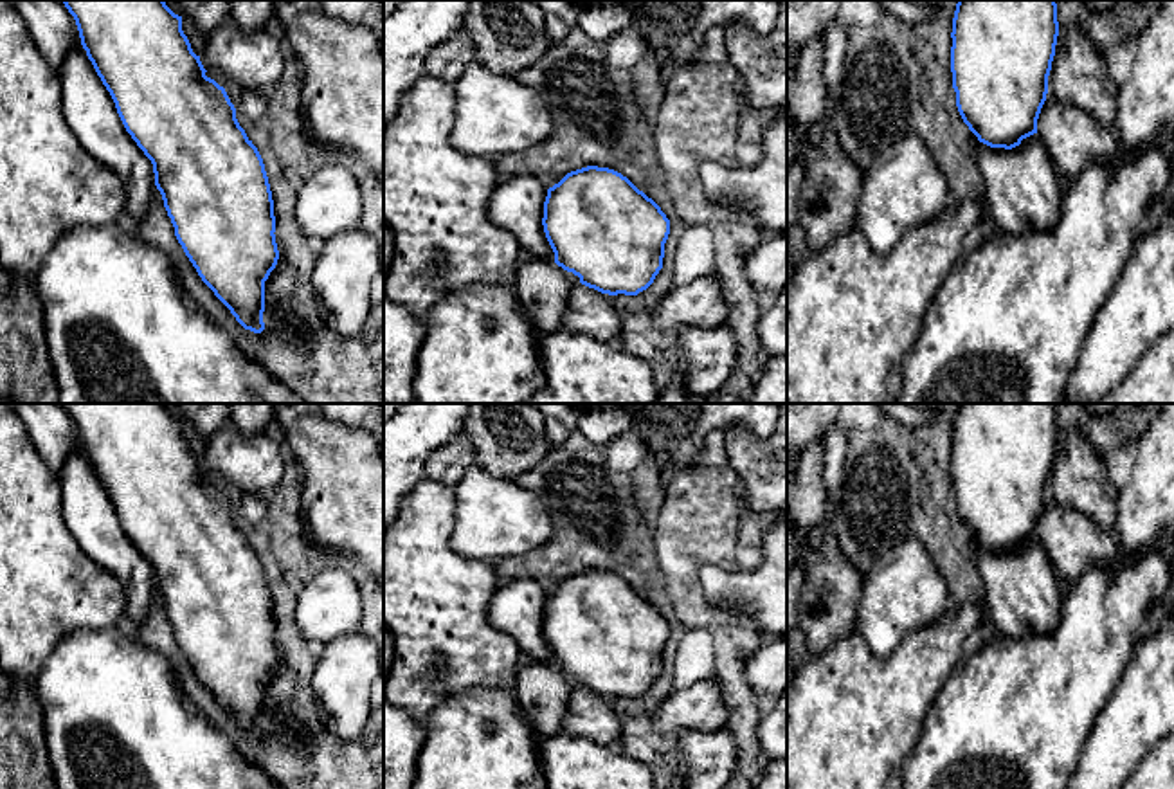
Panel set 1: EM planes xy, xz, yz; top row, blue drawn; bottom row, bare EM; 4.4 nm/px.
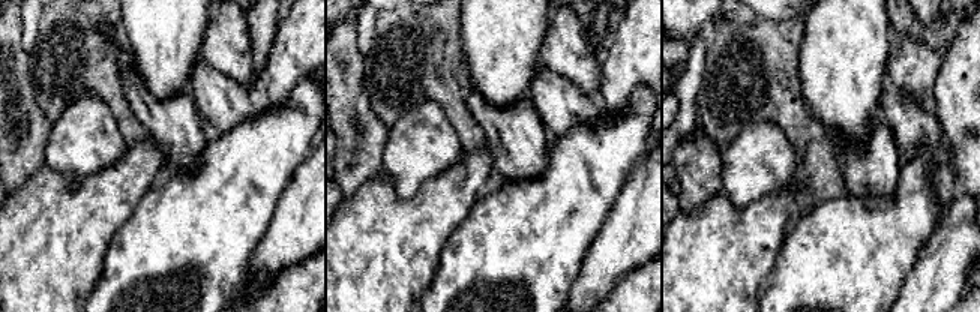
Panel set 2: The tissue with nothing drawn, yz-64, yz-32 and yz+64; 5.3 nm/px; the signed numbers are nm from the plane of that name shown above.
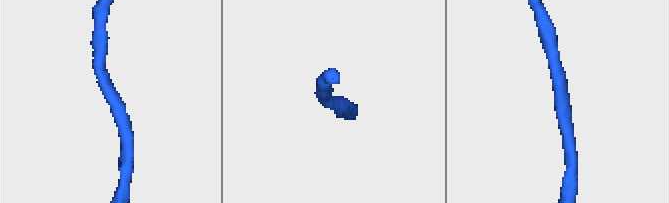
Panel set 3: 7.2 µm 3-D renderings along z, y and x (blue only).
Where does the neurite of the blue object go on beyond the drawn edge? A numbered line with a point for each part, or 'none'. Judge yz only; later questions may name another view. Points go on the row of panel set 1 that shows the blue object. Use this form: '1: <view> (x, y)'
none

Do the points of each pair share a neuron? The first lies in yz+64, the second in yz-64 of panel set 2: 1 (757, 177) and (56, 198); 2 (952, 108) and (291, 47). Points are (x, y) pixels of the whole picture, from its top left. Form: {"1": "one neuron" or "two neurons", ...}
{"1": "two neurons", "2": "one neuron"}

